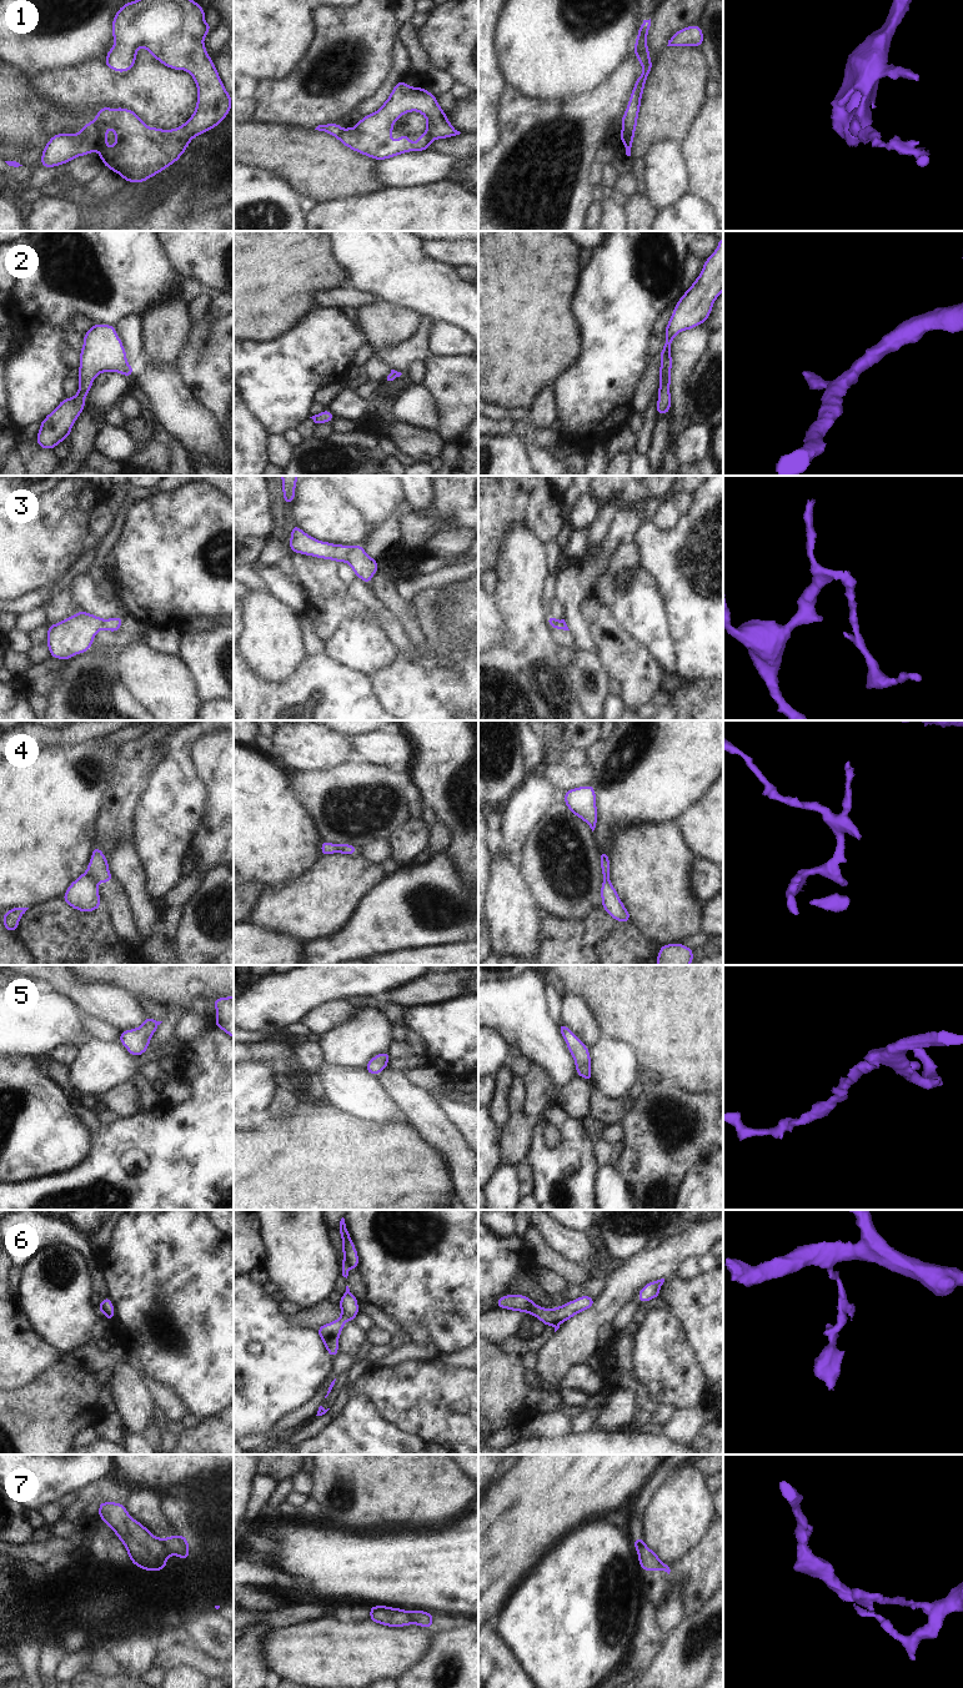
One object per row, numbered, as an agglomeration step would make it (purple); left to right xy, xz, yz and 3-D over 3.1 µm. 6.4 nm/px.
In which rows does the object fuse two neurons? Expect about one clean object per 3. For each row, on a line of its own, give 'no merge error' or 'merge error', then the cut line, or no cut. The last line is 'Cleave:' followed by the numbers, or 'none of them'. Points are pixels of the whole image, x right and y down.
1: merge error | xy (93, 121), (98, 132), (98, 149)
2: no merge error | no cut
3: merge error | xz (351, 547), (344, 561)
4: merge error | xy (86, 872), (95, 884)
5: no merge error | no cut
6: merge error | xz (344, 1256), (350, 1267)
7: merge error | xy (160, 1538), (170, 1553)
Cleave: 1, 3, 4, 6, 7

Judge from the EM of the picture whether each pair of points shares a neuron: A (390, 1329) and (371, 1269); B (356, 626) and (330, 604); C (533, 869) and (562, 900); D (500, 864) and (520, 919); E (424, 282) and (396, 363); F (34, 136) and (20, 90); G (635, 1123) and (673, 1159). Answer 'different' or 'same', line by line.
A: different
B: different
C: same
D: same
E: different
F: same
G: same

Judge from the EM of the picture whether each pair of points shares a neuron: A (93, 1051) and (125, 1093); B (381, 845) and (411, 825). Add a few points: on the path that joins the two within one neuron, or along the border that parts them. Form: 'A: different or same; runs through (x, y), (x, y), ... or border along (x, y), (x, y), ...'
A: different; border along (131, 1081), (119, 1084), (94, 1100)
B: different; border along (385, 839), (391, 857)

